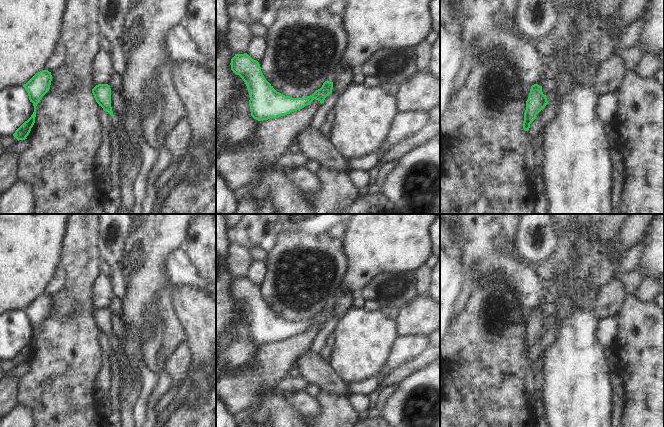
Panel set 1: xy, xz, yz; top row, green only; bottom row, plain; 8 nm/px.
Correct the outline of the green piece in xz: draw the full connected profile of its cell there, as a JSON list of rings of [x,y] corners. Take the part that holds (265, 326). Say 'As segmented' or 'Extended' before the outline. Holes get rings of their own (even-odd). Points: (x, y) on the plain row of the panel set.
As segmented. [[[247,277],[235,278],[231,283],[231,294],[247,309],[250,319],[251,340],[258,344],[279,342],[309,329],[314,323],[321,328],[332,317],[333,306],[325,305],[322,311],[304,322],[292,322],[277,316],[265,303],[258,285]]]

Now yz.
As segmented. [[[534,308],[531,310],[529,321],[526,325],[523,353],[529,354],[530,348],[536,343],[536,339],[548,328],[546,319],[542,316],[542,310]]]

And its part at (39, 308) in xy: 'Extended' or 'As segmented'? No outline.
As segmented

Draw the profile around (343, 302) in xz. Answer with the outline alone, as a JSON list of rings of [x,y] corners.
[[[354,294],[336,296],[336,301],[333,304],[332,317],[338,317],[340,319],[342,315],[351,307],[351,300],[353,296]]]

